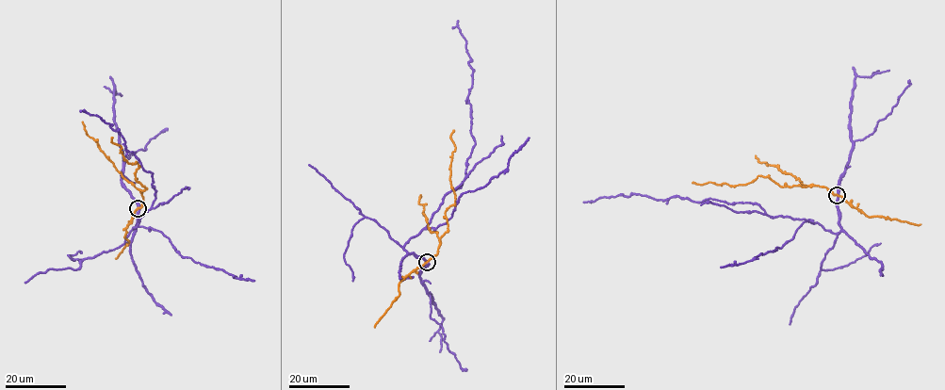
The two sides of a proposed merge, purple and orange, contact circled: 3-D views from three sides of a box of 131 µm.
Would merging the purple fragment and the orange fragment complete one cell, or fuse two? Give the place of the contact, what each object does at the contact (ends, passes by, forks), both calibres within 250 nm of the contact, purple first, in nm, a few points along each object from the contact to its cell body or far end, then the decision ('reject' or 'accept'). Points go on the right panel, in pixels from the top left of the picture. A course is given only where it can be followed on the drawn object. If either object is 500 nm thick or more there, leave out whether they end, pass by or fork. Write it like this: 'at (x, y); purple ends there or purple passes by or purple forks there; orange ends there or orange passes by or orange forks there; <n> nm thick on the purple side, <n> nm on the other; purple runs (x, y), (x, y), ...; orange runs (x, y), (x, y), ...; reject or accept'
at (837, 195); 500 nm thick on the purple side, 240 nm on the other; purple runs (837, 195), (841, 228), (835, 234), (817, 222), (768, 215), (757, 204), (631, 194), (592, 201); orange runs (837, 195), (824, 186), (780, 186), (768, 177), (758, 176), (750, 183), (729, 186), (692, 182); reject

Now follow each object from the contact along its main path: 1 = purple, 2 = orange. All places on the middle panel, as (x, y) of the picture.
1: (427, 262), (403, 245), (462, 186), (475, 145), (470, 57), (460, 29), (452, 28)
2: (427, 262), (437, 253), (448, 229), (445, 212), (455, 201), (450, 185), (454, 130)

